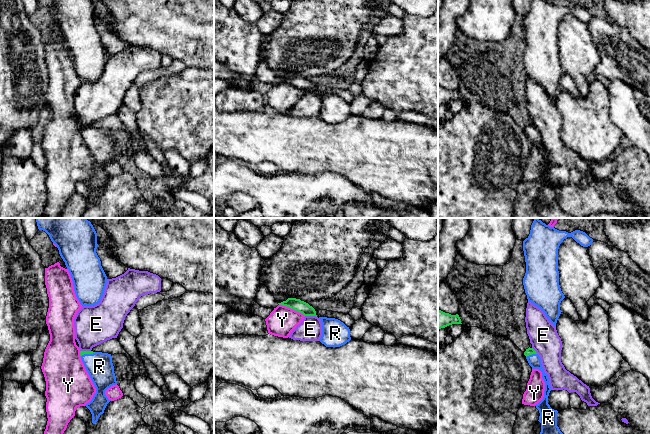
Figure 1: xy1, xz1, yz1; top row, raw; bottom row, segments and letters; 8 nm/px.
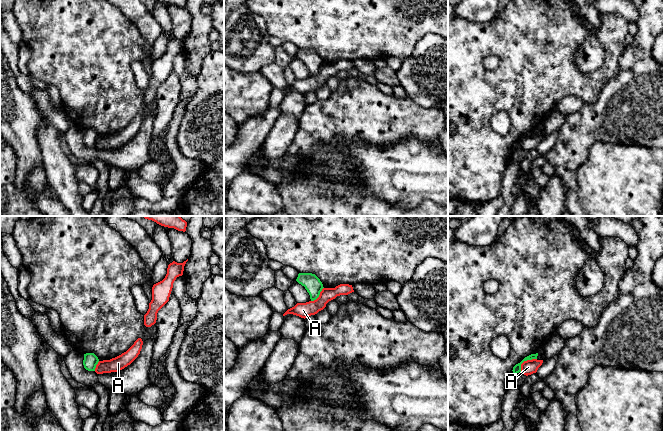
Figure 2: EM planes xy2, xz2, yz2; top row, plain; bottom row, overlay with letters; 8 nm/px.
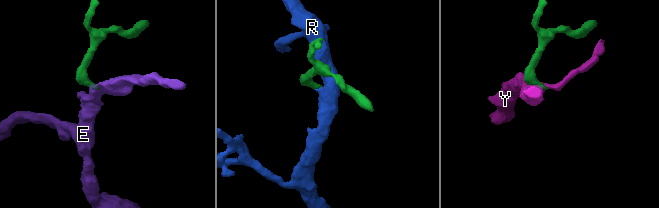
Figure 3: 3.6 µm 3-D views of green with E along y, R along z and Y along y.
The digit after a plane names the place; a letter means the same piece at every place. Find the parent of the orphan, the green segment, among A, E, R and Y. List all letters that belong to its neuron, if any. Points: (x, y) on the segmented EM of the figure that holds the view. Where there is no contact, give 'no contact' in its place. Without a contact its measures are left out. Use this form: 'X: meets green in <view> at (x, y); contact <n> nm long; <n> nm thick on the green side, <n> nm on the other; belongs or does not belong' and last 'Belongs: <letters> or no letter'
A: meets green in yz2 at (525, 360); contact 170 nm long; 60 nm thick on the green side, 120 nm on the other; does not belong
E: meets green in xz1 at (311, 315); contact 100 nm long; 100 nm thick on the green side, 190 nm on the other; does not belong
R: meets green in yz1 at (531, 354); contact 90 nm long; 60 nm thick on the green side, 110 nm on the other; belongs
Y: meets green in xz1 at (292, 308); contact 220 nm long; 100 nm thick on the green side, 220 nm on the other; does not belong
Belongs: R

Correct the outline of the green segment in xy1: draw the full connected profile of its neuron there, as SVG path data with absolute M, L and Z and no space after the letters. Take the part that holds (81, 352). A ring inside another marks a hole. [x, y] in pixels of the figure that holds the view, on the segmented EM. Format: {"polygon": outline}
{"polygon": "M80 351L80 356L96 388L92 400L85 405L92 414L92 423L95 424L111 401L105 395L105 391L117 384L112 356L108 353L93 351Z"}

